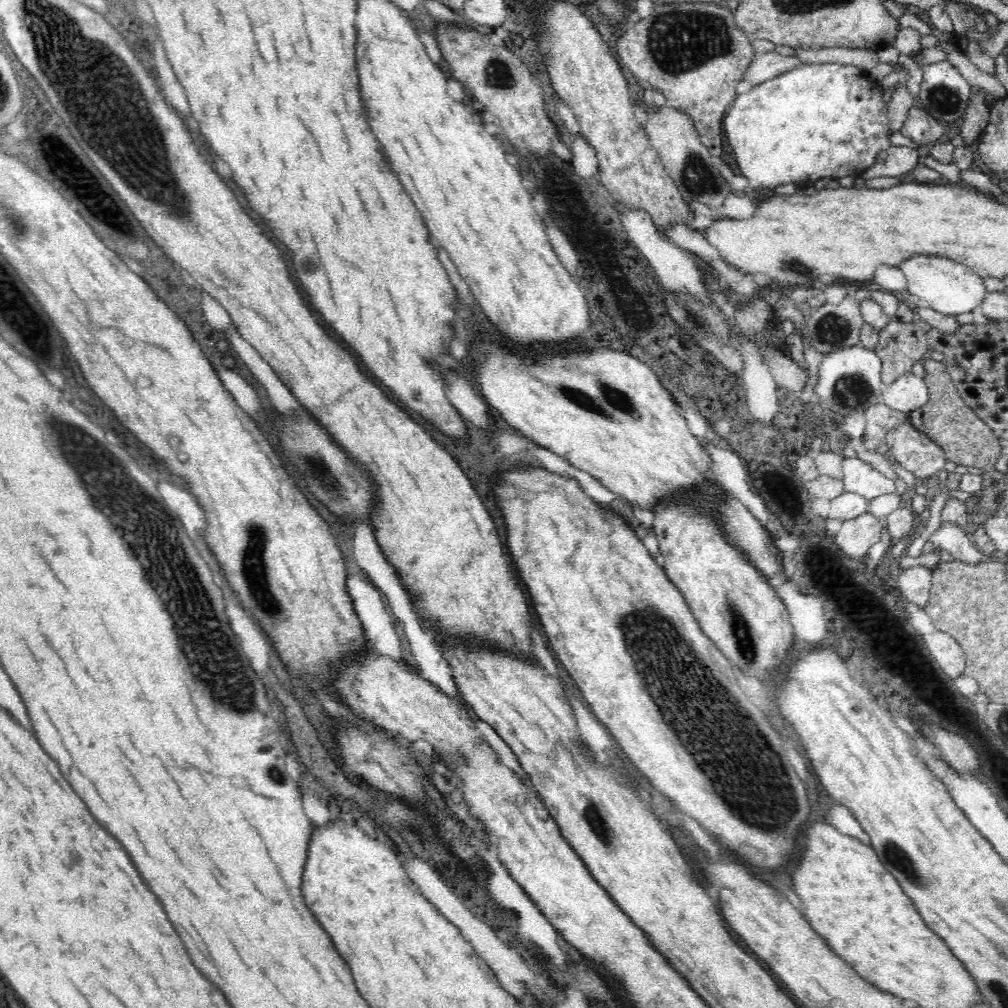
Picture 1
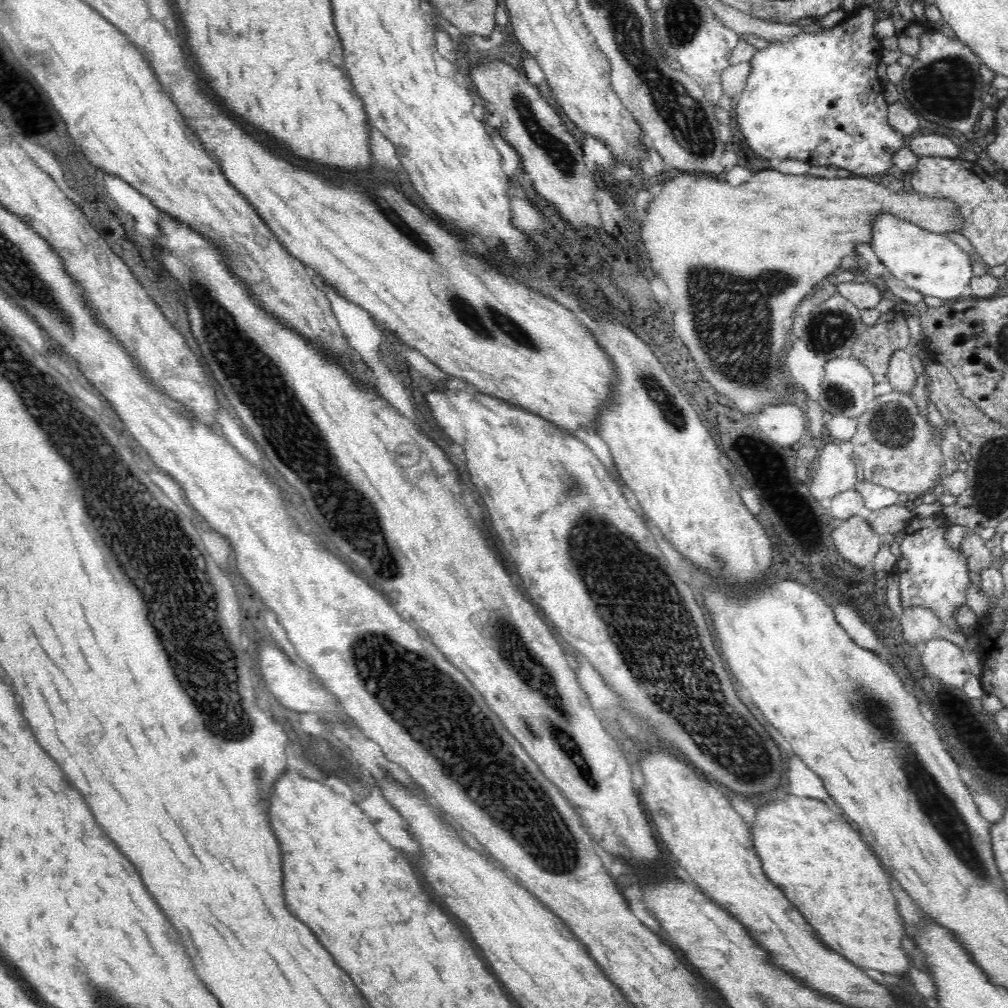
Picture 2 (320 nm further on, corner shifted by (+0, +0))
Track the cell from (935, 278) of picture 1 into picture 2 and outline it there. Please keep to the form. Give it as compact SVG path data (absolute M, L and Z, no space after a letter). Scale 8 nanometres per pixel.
M878 213L872 223L871 249L881 263L907 287L922 296L935 296L943 301L961 298L962 290L974 276L972 256L962 251L945 234L934 233L890 213Z

